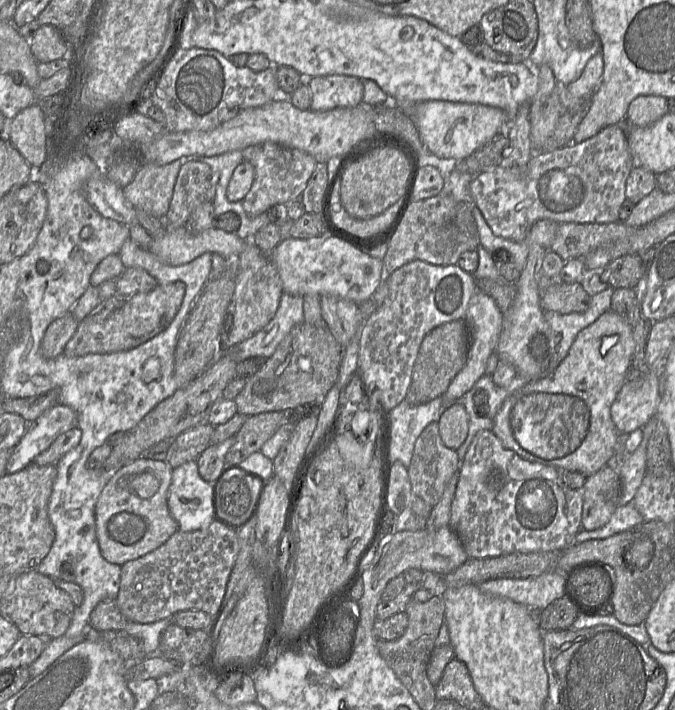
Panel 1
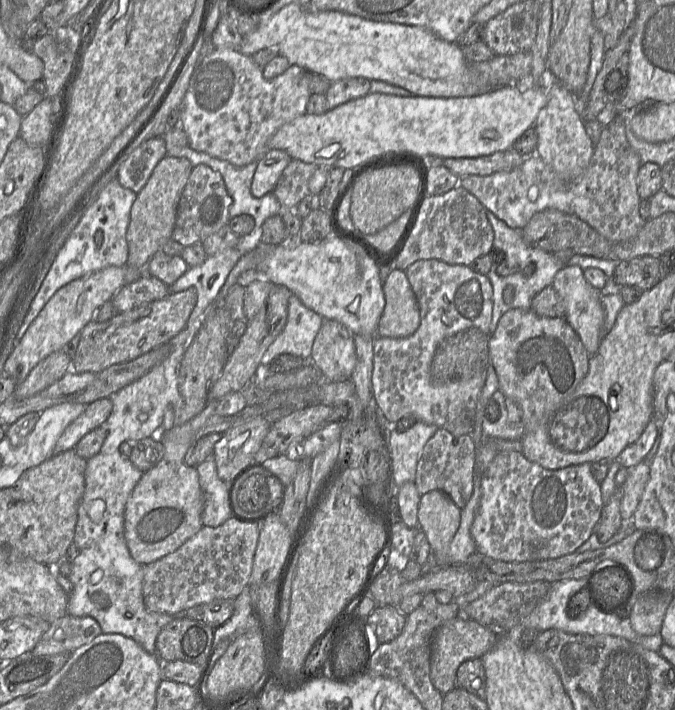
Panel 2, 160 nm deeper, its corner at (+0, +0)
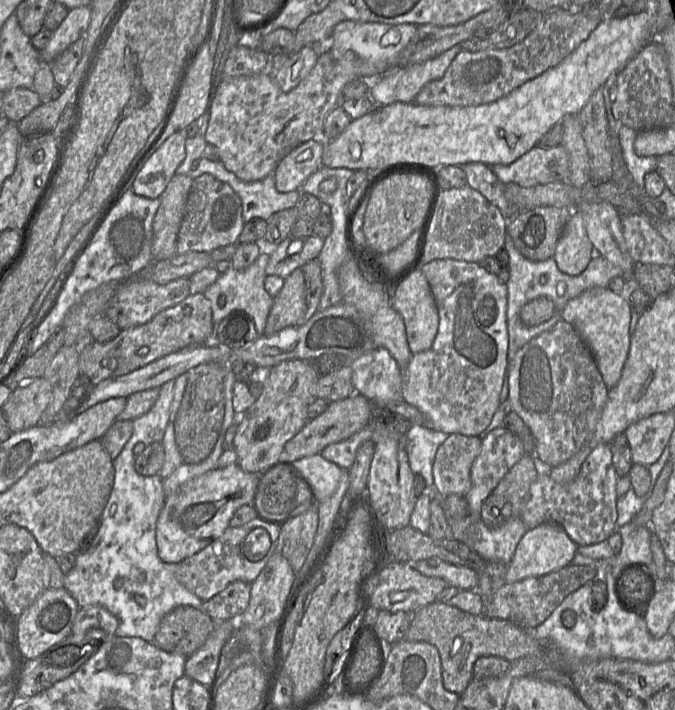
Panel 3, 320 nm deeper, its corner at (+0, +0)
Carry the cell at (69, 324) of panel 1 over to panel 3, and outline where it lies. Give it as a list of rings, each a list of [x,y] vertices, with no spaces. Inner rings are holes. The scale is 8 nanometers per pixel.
[[[44,378],[26,382],[12,391],[1,410],[11,433],[21,433],[39,425],[52,400],[51,384]]]

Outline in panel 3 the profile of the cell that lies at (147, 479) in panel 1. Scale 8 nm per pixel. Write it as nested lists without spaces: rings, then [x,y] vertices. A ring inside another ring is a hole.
[[[233,464],[197,476],[169,495],[156,524],[159,558],[166,564],[178,564],[220,537],[229,527],[234,512],[243,505],[252,505],[259,478],[260,474],[246,472]]]

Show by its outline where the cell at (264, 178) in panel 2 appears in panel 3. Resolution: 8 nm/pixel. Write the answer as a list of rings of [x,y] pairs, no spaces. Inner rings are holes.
[[[315,139],[287,154],[272,174],[276,189],[281,193],[299,190],[322,167],[323,151],[324,141]]]

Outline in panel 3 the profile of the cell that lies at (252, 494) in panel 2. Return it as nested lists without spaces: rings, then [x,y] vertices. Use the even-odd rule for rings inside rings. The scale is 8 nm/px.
[[[277,463],[260,474],[252,506],[263,520],[287,521],[313,502],[312,489],[299,472],[291,464]]]

